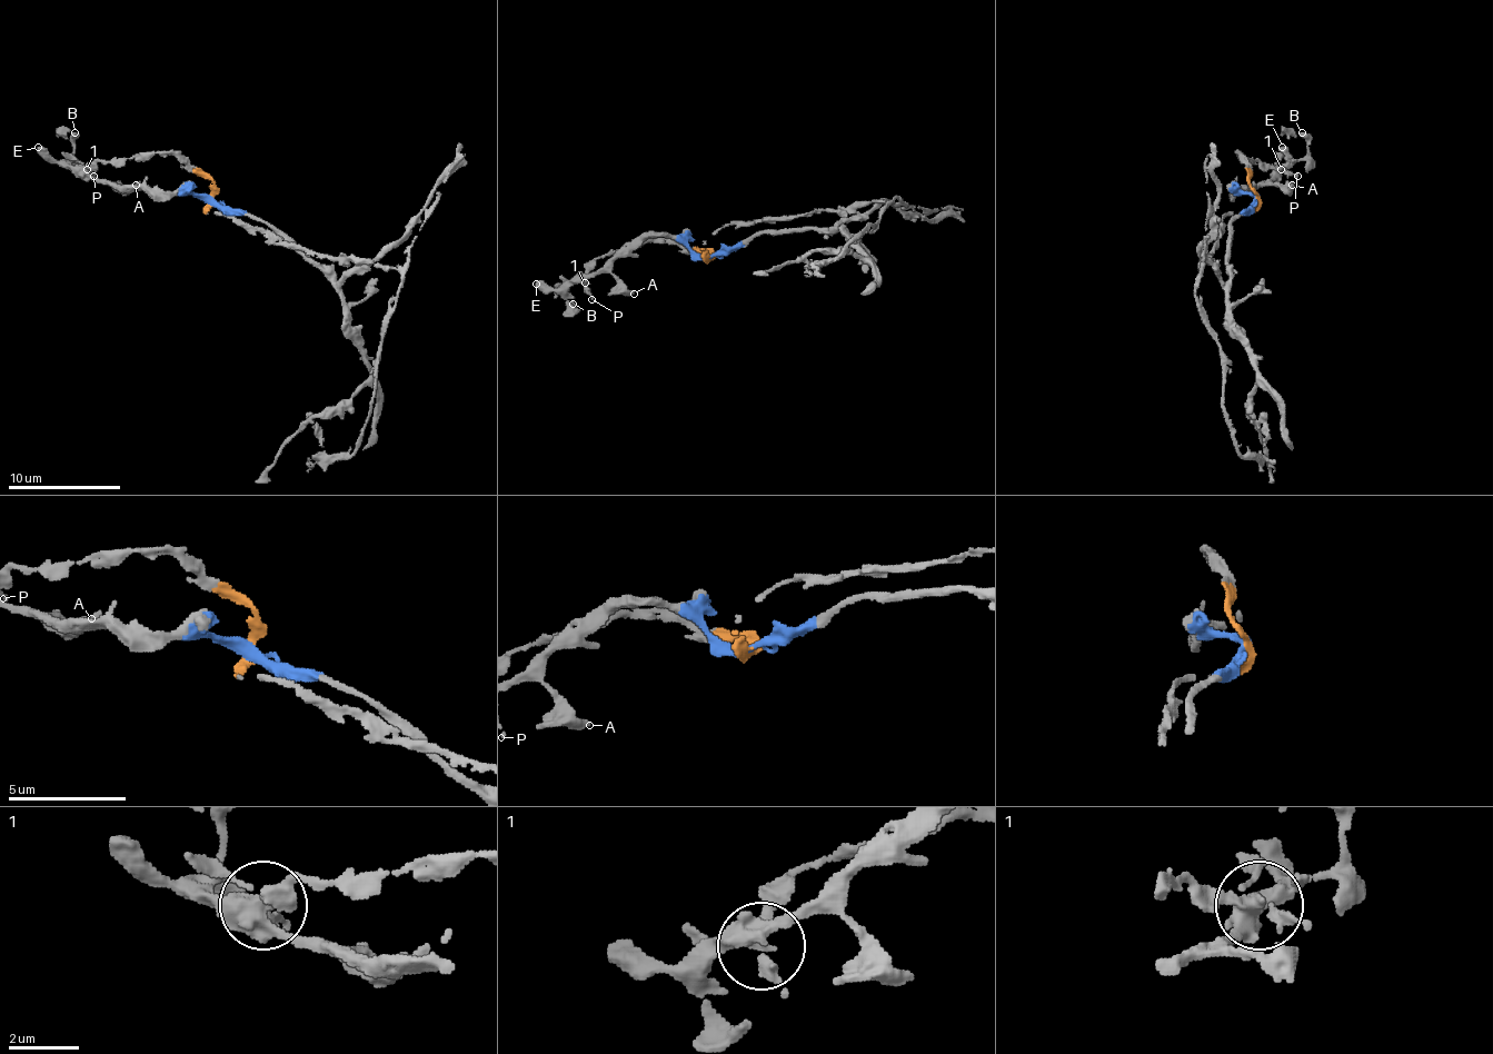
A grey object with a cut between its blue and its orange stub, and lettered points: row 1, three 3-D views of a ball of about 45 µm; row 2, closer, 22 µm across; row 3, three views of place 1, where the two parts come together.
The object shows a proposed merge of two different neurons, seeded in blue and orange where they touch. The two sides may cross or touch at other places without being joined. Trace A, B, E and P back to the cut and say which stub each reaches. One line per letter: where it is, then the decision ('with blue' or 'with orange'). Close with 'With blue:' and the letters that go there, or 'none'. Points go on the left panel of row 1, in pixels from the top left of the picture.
A: place (136, 185); with blue
B: place (75, 132); with blue
E: place (38, 147); with blue
P: place (93, 176); with orange
With blue: A, B, E

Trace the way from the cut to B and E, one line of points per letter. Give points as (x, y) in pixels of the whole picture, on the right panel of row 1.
B: (1255, 200), (1250, 195), (1233, 191), (1266, 184), (1286, 163), (1304, 158), (1306, 138), (1301, 132)
E: (1255, 200), (1250, 195), (1233, 191), (1266, 184), (1286, 163), (1281, 146)

